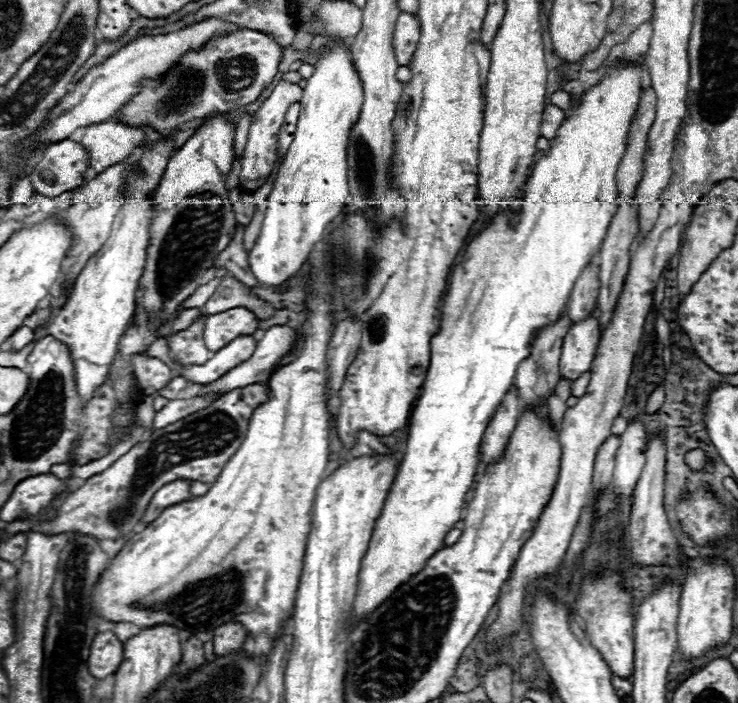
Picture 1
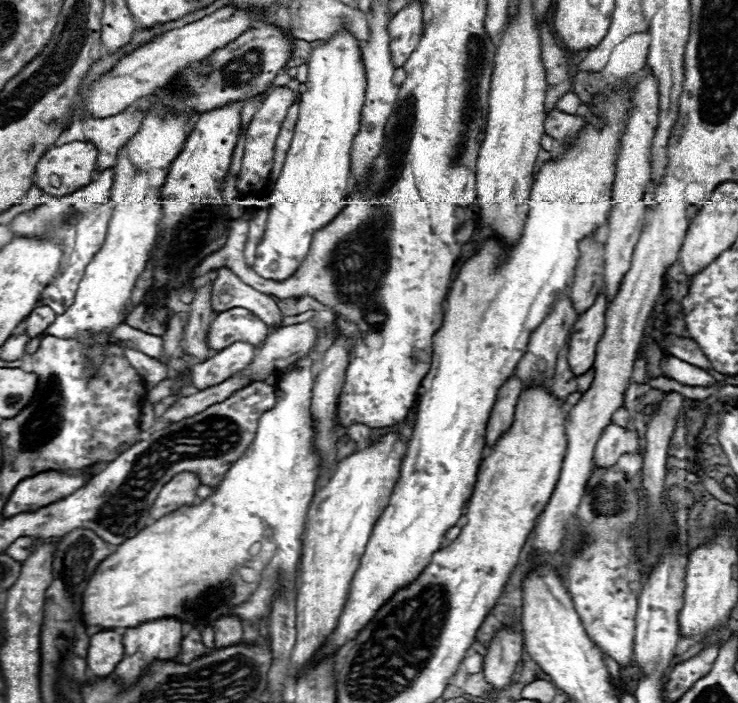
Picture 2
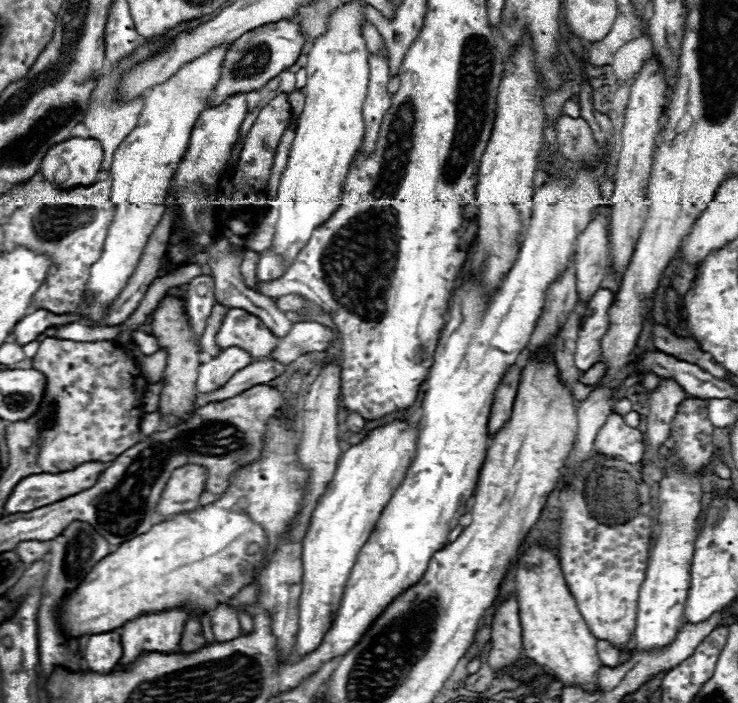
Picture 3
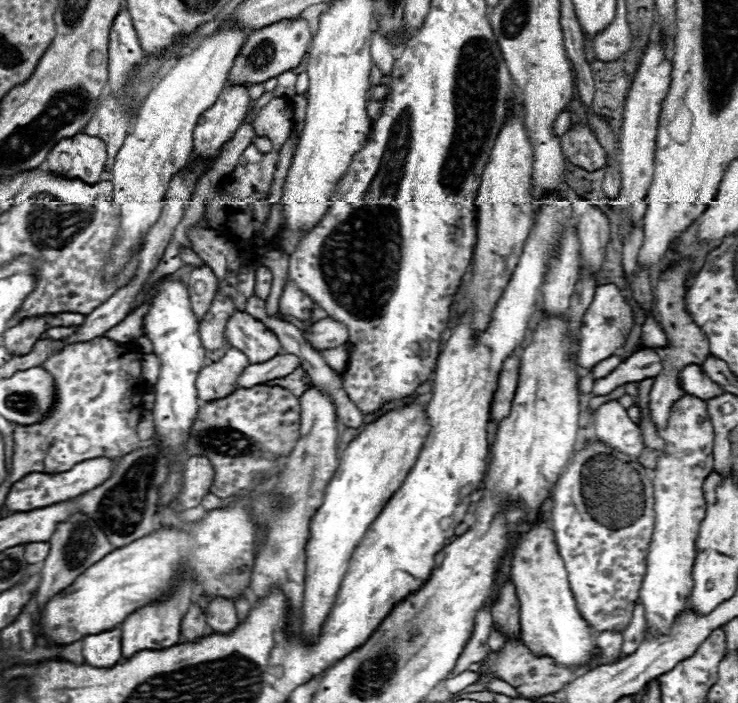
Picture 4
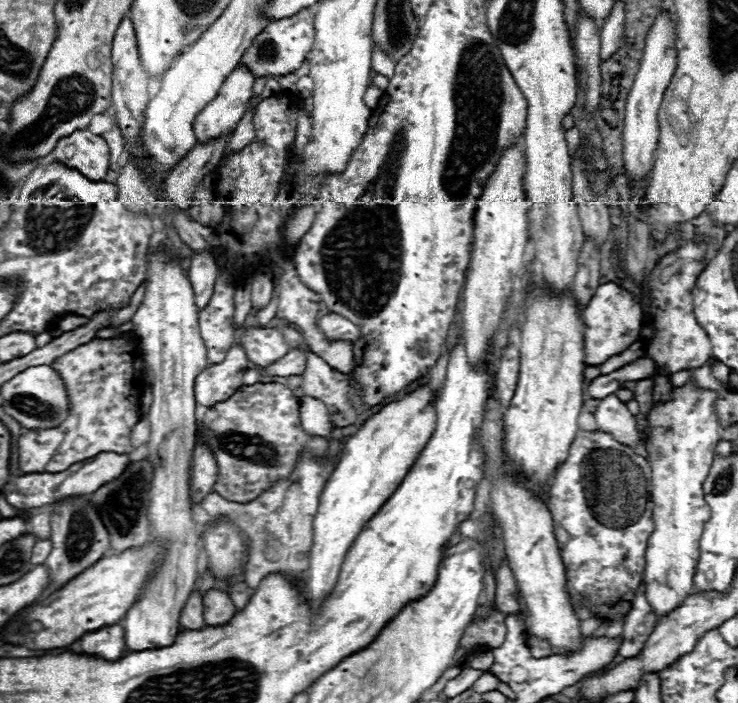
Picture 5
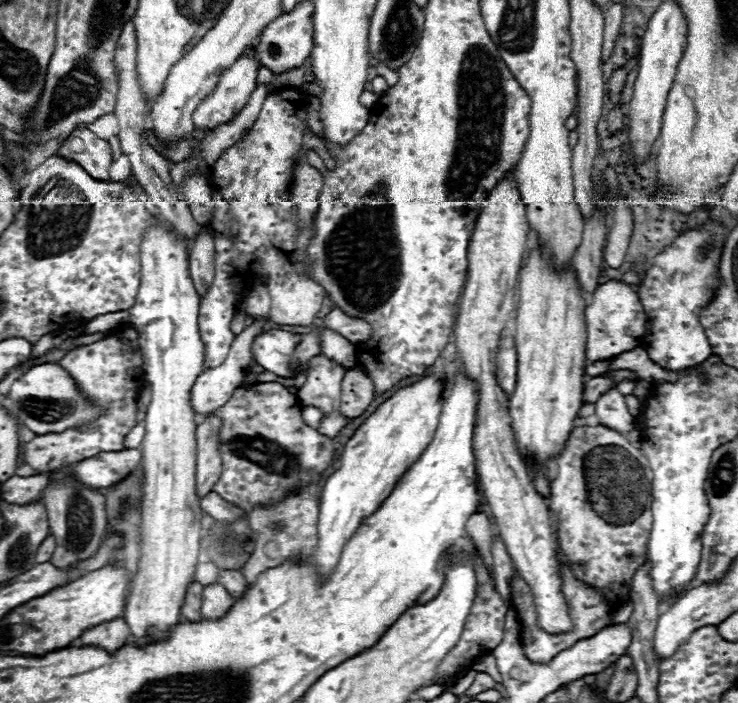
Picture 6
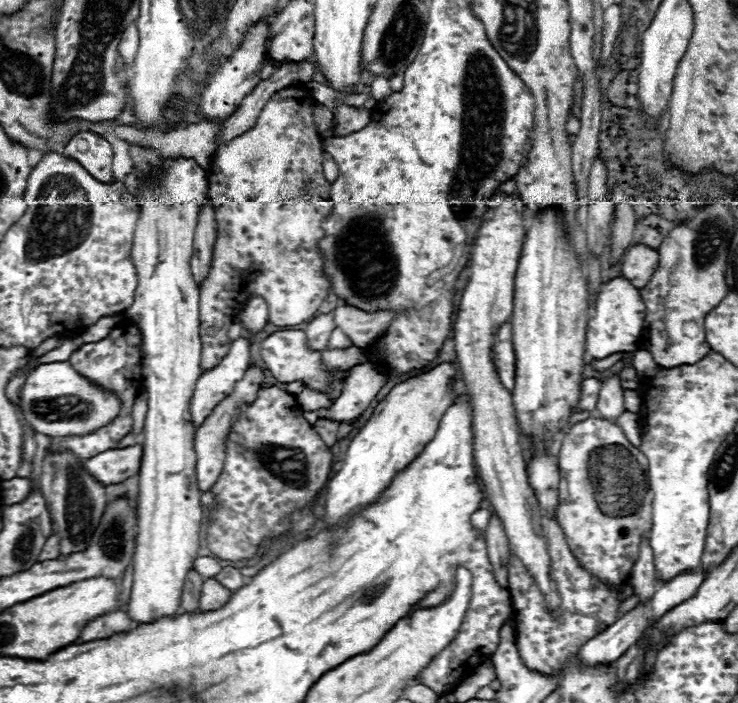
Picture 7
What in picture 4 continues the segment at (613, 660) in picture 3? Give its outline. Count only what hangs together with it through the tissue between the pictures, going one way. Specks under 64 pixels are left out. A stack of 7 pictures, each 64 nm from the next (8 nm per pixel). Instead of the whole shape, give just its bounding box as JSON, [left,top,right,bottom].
[597,631,622,660]

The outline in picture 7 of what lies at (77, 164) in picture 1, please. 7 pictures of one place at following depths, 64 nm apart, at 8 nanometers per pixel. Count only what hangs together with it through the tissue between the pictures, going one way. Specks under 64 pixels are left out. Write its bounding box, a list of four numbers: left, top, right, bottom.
[64,132,114,182]

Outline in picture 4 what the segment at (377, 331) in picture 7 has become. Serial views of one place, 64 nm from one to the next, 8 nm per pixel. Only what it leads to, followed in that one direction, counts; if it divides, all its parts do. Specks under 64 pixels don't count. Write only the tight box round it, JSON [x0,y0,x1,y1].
[306,316,348,348]

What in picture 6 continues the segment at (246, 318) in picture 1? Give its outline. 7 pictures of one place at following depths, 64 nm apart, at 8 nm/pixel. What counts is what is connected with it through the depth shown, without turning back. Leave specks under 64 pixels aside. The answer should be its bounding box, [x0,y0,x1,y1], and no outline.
[252,330,302,378]

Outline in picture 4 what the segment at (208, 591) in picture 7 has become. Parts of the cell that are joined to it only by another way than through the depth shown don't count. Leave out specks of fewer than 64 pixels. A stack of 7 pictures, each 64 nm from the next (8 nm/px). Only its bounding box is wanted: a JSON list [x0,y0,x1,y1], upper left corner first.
[206,598,238,634]

